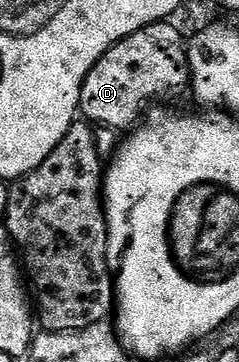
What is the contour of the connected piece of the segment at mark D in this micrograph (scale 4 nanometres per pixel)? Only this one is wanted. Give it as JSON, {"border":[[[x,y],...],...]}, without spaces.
{"border":[[[174,22],[149,24],[136,30],[128,38],[116,42],[116,46],[107,50],[100,62],[96,62],[92,70],[88,70],[88,78],[84,78],[84,86],[80,90],[79,113],[94,126],[103,124],[106,128],[133,129],[147,115],[151,107],[149,104],[154,99],[170,100],[173,96],[180,95],[185,88],[187,91],[191,87],[190,64],[186,60],[187,47],[187,41],[184,36],[182,40],[182,32]]]}

